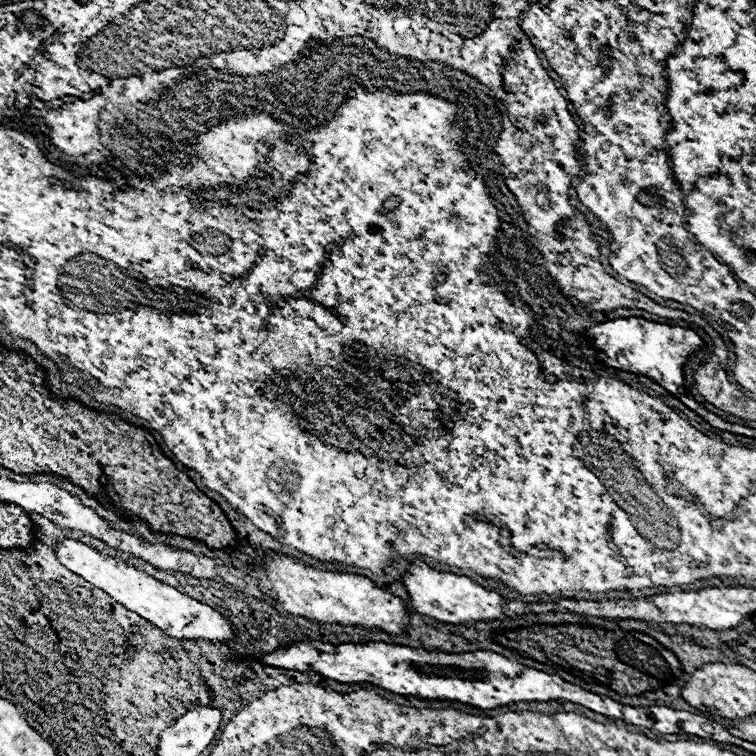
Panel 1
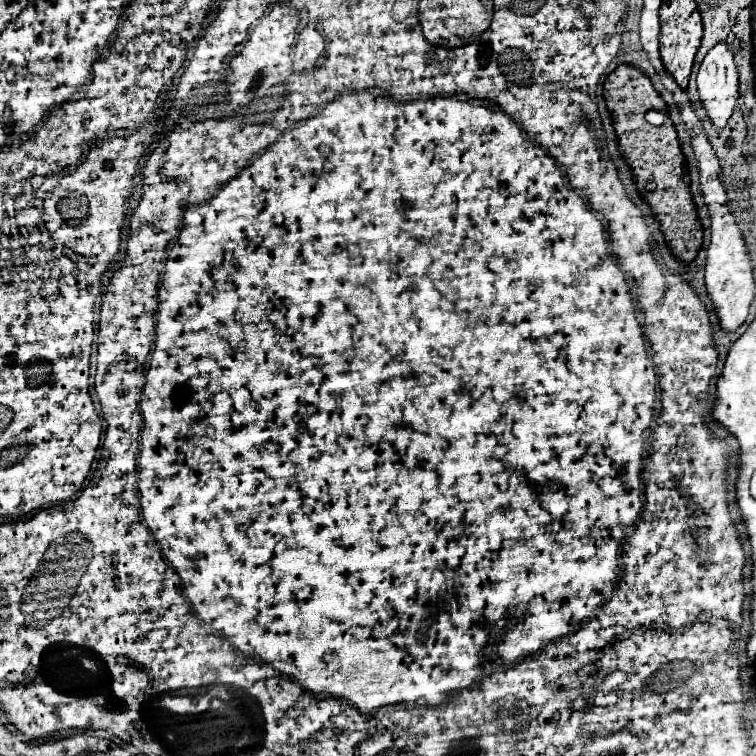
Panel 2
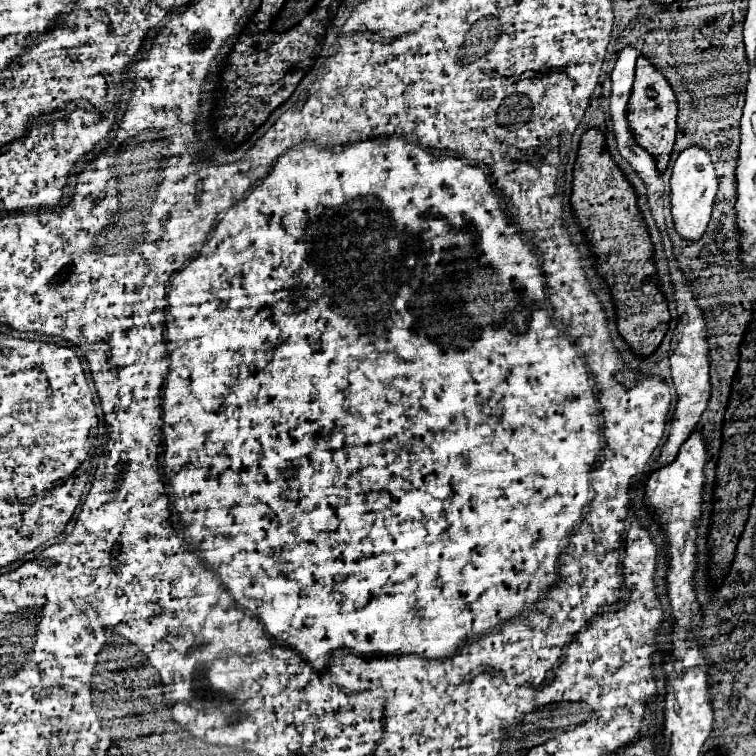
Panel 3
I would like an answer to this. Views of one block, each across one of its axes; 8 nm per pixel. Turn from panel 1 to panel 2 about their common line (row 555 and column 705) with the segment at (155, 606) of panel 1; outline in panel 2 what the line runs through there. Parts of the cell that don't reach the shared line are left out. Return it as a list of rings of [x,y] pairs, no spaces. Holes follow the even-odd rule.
[[[718,42],[702,60],[698,72],[698,94],[710,120],[722,128],[738,100],[738,68],[726,42]]]

